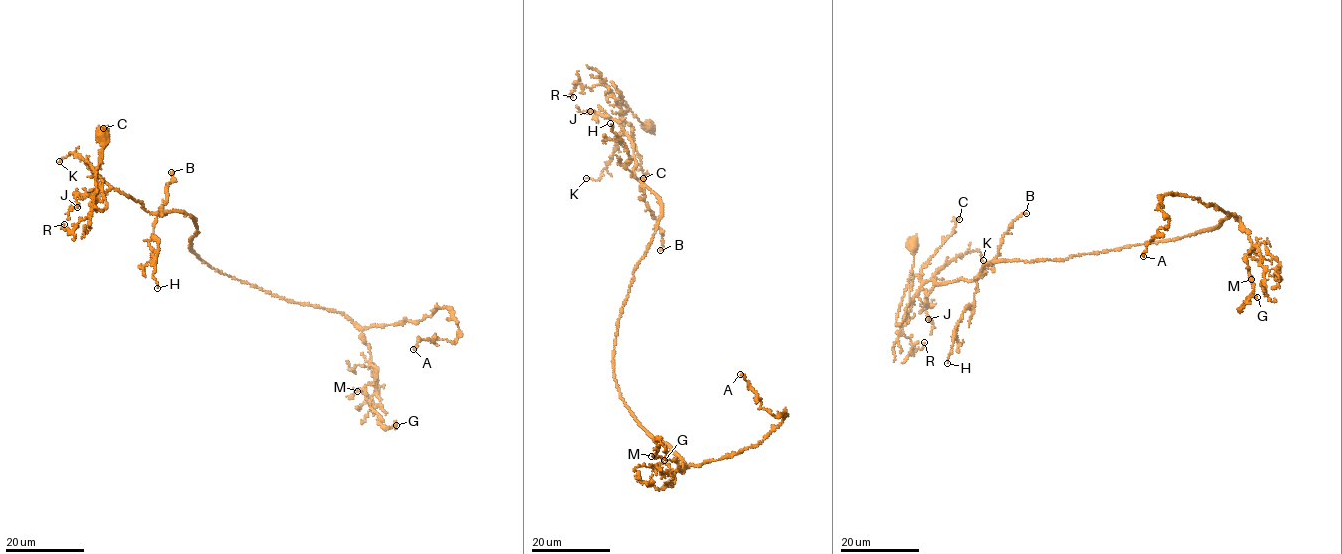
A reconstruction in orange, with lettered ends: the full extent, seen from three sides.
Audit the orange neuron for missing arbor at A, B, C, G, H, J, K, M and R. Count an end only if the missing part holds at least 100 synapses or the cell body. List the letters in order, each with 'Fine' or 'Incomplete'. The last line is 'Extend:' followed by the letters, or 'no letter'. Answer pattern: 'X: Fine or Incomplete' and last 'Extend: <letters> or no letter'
A: Fine
B: Fine
C: Fine
G: Fine
H: Fine
J: Fine
K: Fine
M: Fine
R: Fine
Extend: no letter

